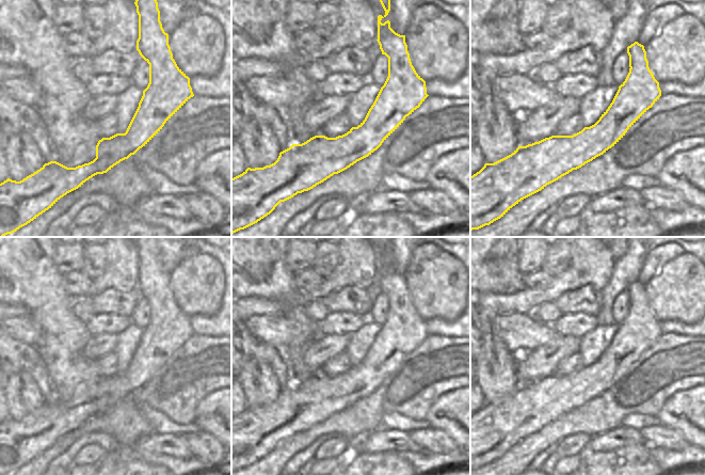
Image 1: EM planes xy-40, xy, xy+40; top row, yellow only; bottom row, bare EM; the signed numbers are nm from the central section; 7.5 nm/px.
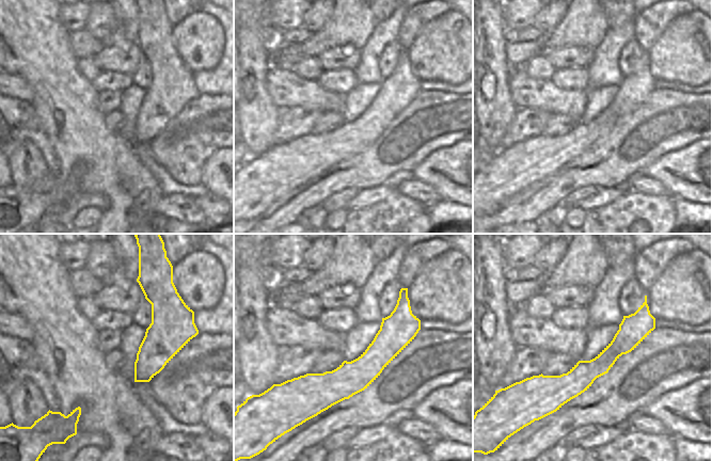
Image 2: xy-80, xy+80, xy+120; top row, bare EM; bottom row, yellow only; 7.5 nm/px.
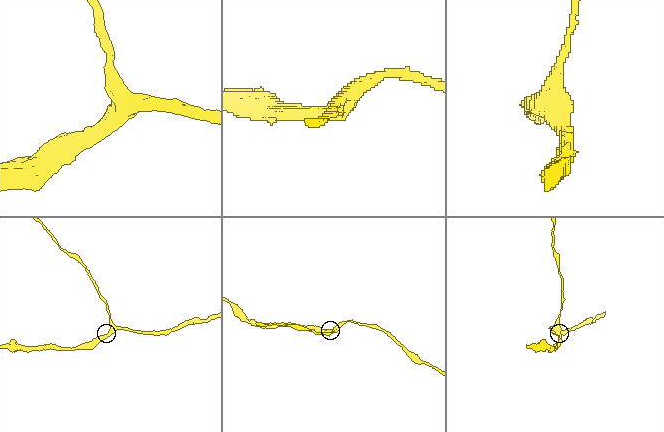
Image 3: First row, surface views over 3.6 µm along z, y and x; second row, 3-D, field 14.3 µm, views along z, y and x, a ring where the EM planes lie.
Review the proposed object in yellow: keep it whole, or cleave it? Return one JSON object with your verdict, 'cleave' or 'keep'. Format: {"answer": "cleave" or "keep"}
{"answer": "cleave"}

